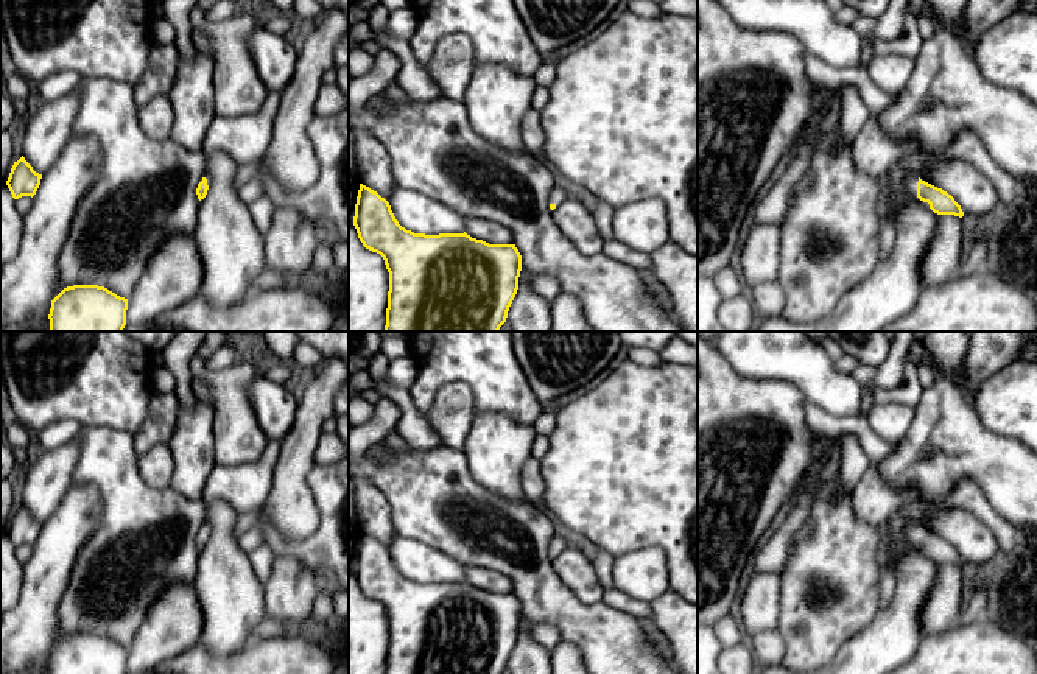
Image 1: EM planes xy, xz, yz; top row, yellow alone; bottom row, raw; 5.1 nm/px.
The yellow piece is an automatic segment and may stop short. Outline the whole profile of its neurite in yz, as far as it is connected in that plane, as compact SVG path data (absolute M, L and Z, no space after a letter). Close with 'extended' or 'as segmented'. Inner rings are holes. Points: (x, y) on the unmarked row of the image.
M909 521L905 528L906 537L912 548L920 548L937 563L954 563L962 567L964 560L951 543L928 532L916 521Z; extended

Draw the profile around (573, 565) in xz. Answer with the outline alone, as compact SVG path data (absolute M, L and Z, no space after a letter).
M571 543L553 559L553 568L575 596L590 606L603 599L603 585L592 556L582 543Z

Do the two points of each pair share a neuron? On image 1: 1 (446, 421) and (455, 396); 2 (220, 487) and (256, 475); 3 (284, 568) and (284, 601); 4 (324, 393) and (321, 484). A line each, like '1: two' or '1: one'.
1: one
2: one
3: one
4: two

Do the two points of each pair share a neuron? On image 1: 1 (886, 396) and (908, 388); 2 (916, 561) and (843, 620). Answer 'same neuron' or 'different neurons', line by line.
1: same neuron
2: different neurons

